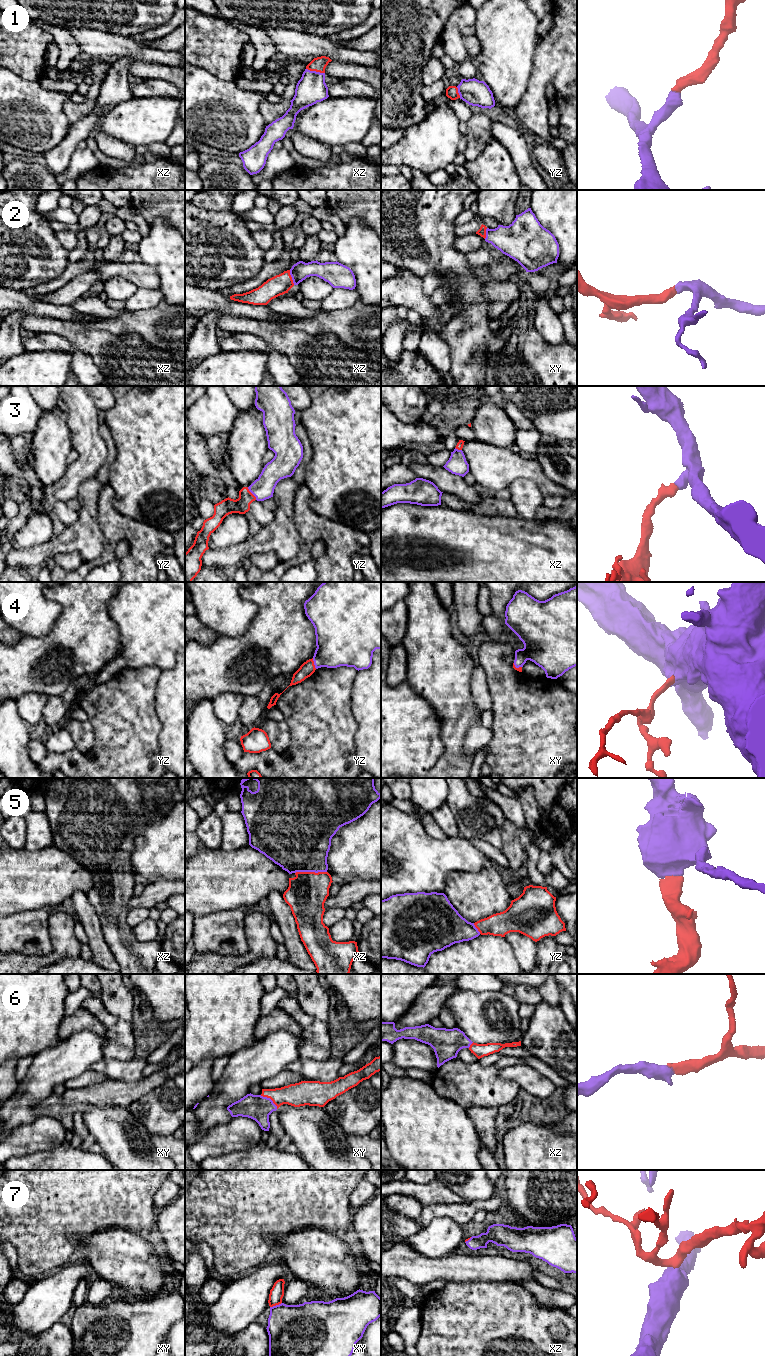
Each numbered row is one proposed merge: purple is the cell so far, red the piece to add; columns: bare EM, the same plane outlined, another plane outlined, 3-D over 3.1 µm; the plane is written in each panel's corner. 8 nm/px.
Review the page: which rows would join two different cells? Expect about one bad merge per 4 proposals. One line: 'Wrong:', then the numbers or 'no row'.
Wrong: no row

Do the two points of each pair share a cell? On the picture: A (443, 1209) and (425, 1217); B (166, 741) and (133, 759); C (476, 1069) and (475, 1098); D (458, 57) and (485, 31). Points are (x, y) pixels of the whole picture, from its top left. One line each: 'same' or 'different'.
A: same
B: different
C: same
D: different

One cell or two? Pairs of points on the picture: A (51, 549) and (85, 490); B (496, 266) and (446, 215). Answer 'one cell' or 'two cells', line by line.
A: one cell
B: two cells

